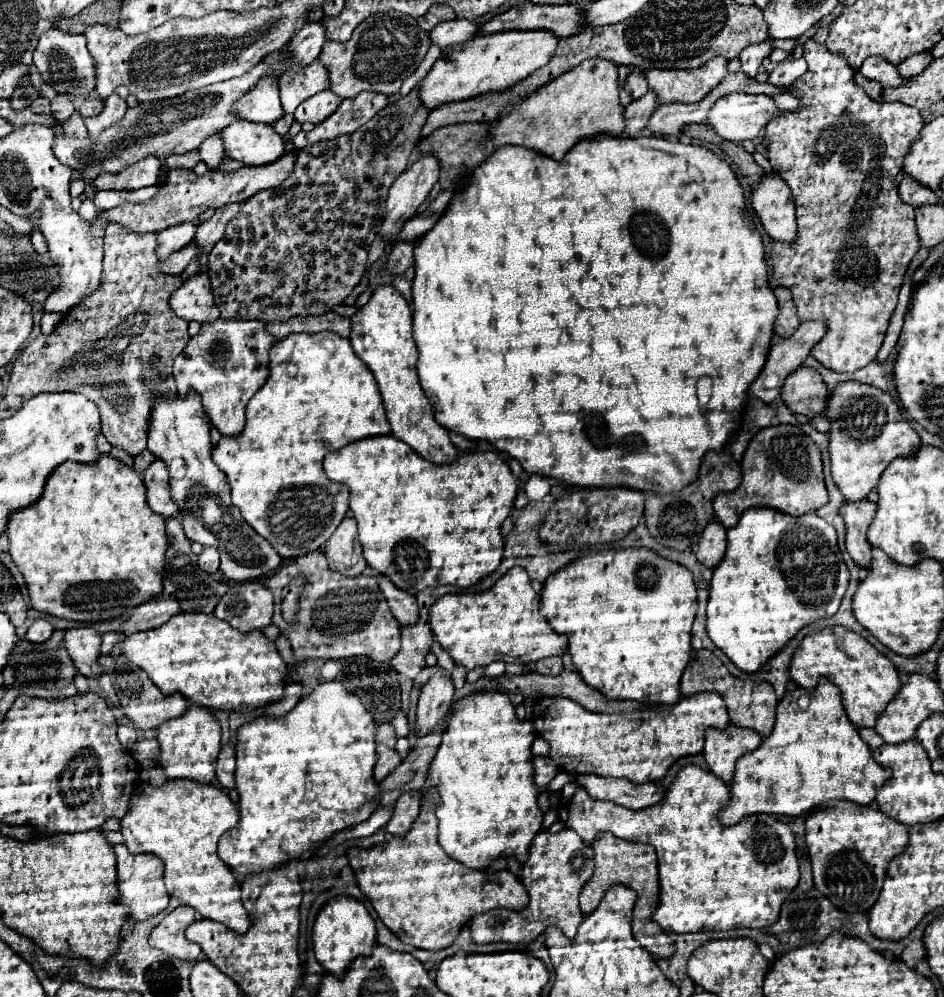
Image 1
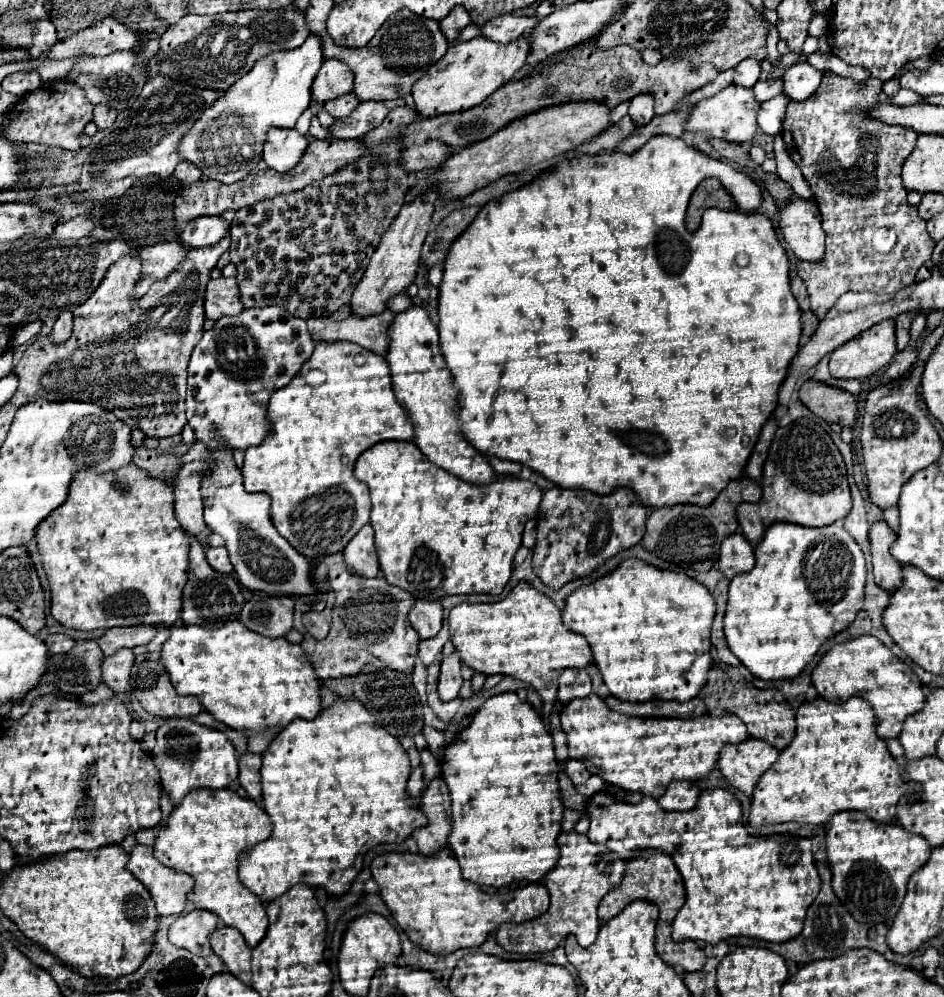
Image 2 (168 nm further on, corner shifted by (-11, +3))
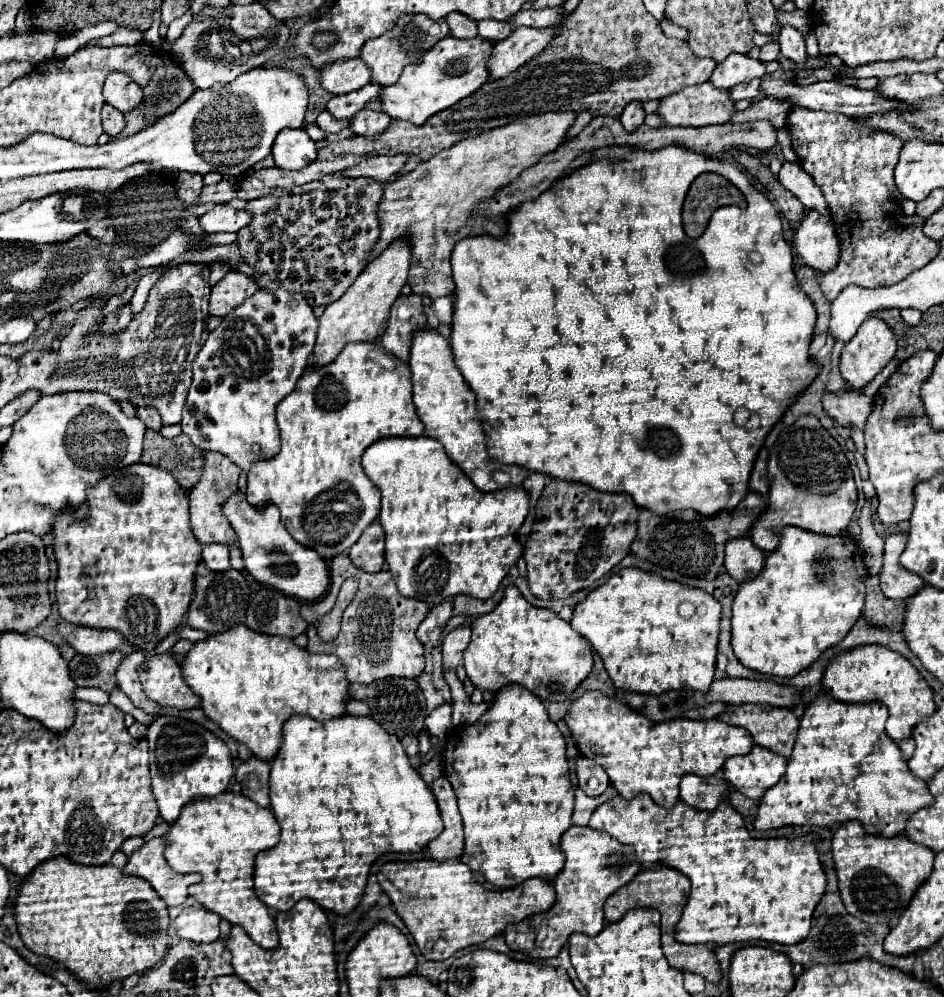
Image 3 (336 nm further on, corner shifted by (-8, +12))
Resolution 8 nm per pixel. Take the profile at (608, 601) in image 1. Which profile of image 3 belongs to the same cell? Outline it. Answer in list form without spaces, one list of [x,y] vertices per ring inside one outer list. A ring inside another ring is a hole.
[[[624,567],[620,573],[614,573],[602,587],[590,591],[586,599],[574,607],[570,619],[570,627],[582,637],[586,637],[594,647],[594,651],[602,657],[602,663],[614,687],[652,695],[660,695],[670,689],[708,691],[716,669],[716,645],[720,633],[718,623],[720,623],[720,601],[716,597],[710,597],[710,593],[702,589],[664,579],[656,573],[638,567]],[[682,601],[694,605],[694,613],[688,619],[678,613],[678,605]]]

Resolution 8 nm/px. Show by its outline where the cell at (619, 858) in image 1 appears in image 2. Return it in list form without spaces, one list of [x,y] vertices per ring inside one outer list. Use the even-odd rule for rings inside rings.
[[[645,850],[639,858],[627,860],[623,882],[615,890],[611,890],[599,904],[599,918],[603,922],[609,922],[611,918],[615,918],[615,914],[619,914],[627,904],[635,900],[647,900],[647,902],[657,904],[659,914],[663,914],[663,926],[671,930],[671,922],[675,920],[677,910],[685,902],[685,886],[683,886],[683,878],[679,870],[675,868],[675,864],[671,862],[667,854],[661,854],[657,850]]]

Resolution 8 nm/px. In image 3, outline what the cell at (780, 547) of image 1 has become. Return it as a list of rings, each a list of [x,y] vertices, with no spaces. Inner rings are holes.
[[[782,527],[780,531],[780,545],[766,553],[766,561],[764,561],[764,567],[762,571],[750,579],[750,581],[744,581],[740,583],[738,591],[736,591],[736,597],[732,601],[732,647],[734,647],[734,653],[736,657],[740,659],[740,663],[744,663],[744,667],[752,669],[752,671],[758,671],[758,673],[766,673],[766,675],[778,675],[778,677],[794,677],[798,675],[802,669],[806,669],[814,659],[818,659],[818,655],[836,645],[838,641],[842,641],[848,633],[848,629],[856,623],[856,619],[860,617],[862,613],[862,607],[864,607],[864,597],[866,597],[866,591],[864,591],[864,579],[866,579],[868,571],[866,571],[866,565],[864,565],[864,559],[862,559],[862,553],[856,545],[856,541],[852,541],[850,537],[844,537],[844,535],[822,535],[822,533],[812,533],[812,531],[806,531],[806,529],[800,529],[800,527]]]

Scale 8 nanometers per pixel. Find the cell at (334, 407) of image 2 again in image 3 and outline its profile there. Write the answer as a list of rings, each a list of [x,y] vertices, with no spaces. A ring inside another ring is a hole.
[[[348,343],[332,363],[318,369],[308,365],[304,369],[296,389],[276,405],[276,421],[282,447],[274,457],[258,457],[252,463],[248,471],[246,499],[252,505],[274,503],[280,509],[288,533],[298,543],[314,549],[322,559],[330,561],[334,555],[342,555],[350,549],[380,511],[380,491],[360,467],[364,449],[384,437],[414,437],[424,431],[412,405],[408,365],[386,349],[372,349],[370,343]]]

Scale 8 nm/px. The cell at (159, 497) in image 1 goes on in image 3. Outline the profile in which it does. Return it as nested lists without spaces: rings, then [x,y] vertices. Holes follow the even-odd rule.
[[[212,451],[204,453],[202,477],[188,491],[192,533],[194,533],[194,537],[202,545],[206,545],[206,543],[228,543],[228,541],[236,541],[236,533],[232,531],[232,527],[228,525],[228,521],[224,521],[224,515],[220,513],[220,505],[224,503],[224,497],[228,497],[228,493],[232,493],[232,491],[238,489],[238,475],[240,475],[240,467],[234,465],[222,453],[212,453]]]

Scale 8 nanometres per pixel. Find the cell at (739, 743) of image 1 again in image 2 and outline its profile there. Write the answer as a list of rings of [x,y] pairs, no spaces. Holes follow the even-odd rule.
[[[749,738],[741,744],[727,744],[719,756],[719,770],[729,784],[751,796],[761,774],[767,772],[779,756],[779,750],[763,740]]]

